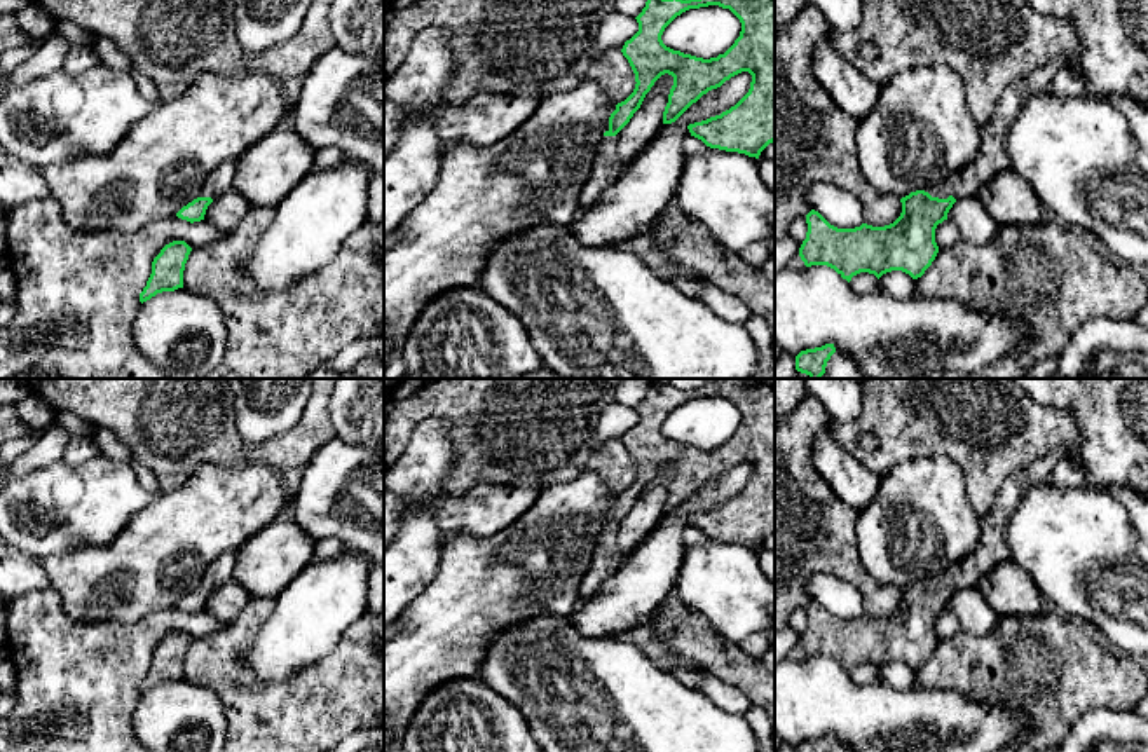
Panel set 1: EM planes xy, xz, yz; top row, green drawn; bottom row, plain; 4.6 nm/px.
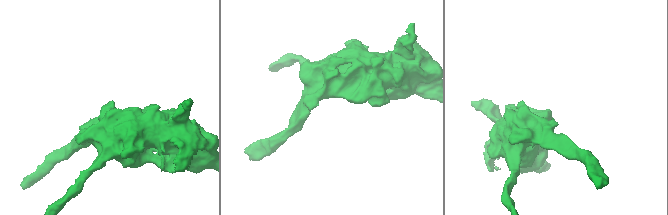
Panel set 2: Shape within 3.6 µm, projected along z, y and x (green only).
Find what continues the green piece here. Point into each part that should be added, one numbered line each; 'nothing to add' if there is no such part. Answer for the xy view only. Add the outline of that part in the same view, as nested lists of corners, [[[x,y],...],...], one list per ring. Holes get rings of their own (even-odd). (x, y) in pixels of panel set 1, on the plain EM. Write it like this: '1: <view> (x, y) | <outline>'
1: xy (220, 569) | [[[223,551],[208,565],[197,588],[216,590],[218,586],[232,579],[234,567],[236,567],[236,553]]]

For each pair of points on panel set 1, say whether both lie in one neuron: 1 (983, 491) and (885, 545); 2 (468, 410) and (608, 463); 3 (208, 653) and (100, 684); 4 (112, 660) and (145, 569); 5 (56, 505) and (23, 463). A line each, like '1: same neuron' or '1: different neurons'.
1: different neurons
2: same neuron
3: different neurons
4: different neurons
5: different neurons

